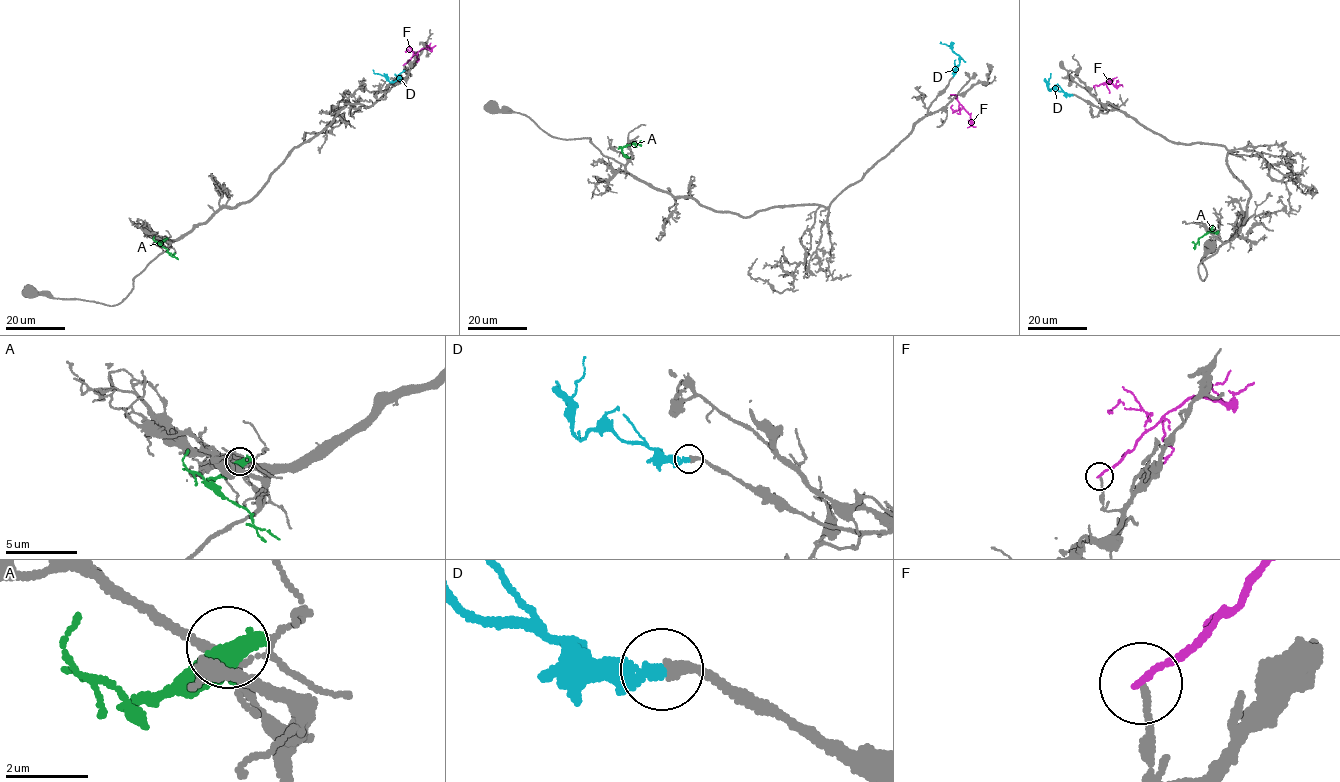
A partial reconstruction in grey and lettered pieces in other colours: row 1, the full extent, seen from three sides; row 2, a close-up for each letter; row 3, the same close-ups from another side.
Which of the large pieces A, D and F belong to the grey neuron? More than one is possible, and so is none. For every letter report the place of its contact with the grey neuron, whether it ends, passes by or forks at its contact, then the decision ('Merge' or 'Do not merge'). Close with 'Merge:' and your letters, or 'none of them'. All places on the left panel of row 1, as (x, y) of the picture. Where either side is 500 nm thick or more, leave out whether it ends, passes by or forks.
A: Touches grey at (165, 239). Do not merge
D: Touches grey at (401, 78). It ends there. Merge
F: Touches grey at (403, 65). It ends there. Do not merge
Merge: D

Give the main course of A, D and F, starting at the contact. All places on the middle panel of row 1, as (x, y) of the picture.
A: (627, 157), (622, 151), (623, 147), (635, 143), (641, 146)
D: (953, 76), (959, 56), (949, 45), (940, 42)
F: (951, 94), (957, 96), (970, 115), (971, 125), (967, 128)

